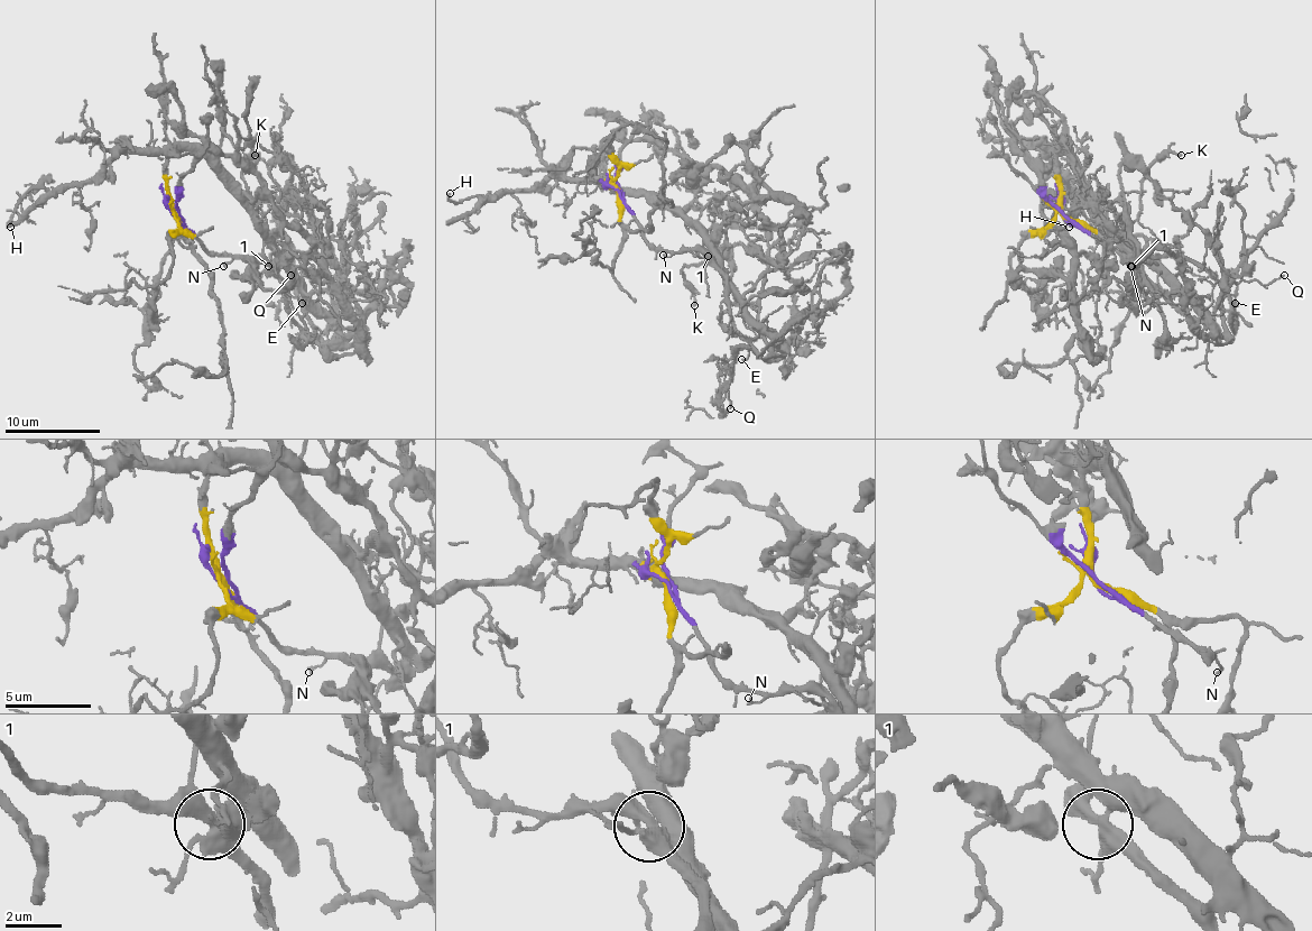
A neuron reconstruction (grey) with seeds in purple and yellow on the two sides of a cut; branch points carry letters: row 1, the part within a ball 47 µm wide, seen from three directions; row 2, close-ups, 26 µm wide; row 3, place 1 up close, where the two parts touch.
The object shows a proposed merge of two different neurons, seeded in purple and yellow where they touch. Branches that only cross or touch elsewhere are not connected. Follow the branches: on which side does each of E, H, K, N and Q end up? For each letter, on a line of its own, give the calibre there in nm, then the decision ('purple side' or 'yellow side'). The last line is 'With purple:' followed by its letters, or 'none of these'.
E: 120 nm | purple side
H: 140 nm | yellow side
K: 160 nm | purple side
N: 150 nm | purple side
Q: 80 nm | purple side
With purple: E, K, N, Q

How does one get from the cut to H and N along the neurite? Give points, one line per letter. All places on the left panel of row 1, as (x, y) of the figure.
H: (173, 213), (166, 156), (118, 151), (88, 181), (56, 187), (33, 187), (11, 219), (11, 226)
N: (173, 213), (209, 251), (228, 255), (232, 259), (223, 266)

